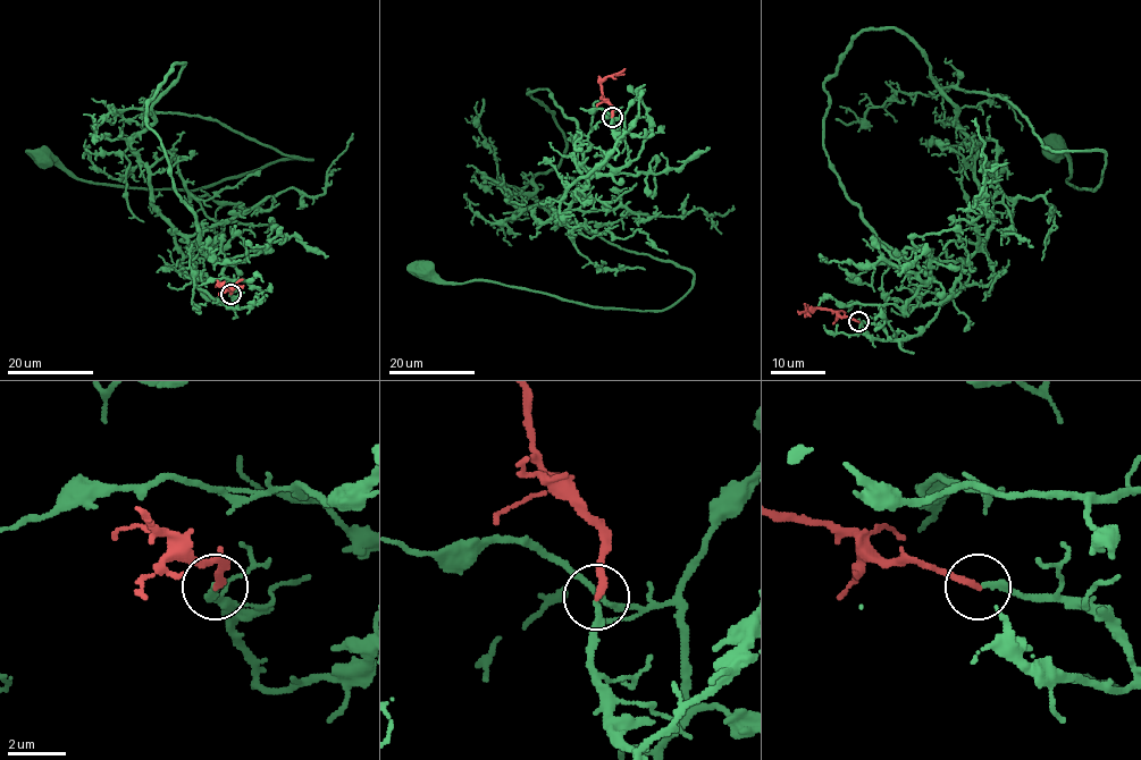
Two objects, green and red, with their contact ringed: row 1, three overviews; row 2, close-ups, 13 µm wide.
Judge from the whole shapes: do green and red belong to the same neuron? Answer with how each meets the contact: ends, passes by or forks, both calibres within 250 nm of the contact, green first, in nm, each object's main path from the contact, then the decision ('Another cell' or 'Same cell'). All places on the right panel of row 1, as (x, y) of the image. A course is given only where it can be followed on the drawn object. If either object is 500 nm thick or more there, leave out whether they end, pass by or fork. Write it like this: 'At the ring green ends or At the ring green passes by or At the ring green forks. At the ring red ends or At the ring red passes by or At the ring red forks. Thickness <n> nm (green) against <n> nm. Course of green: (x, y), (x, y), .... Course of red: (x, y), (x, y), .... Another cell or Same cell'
At the ring green ends. At the ring red ends. Thickness 200 nm (green) against 200 nm. Course of green: (860, 322), (908, 339), (991, 280), (976, 145), (942, 91), (1105, 152), (1093, 191), (1053, 146). Course of red: (858, 322), (839, 317), (831, 310), (797, 311). Same cell

